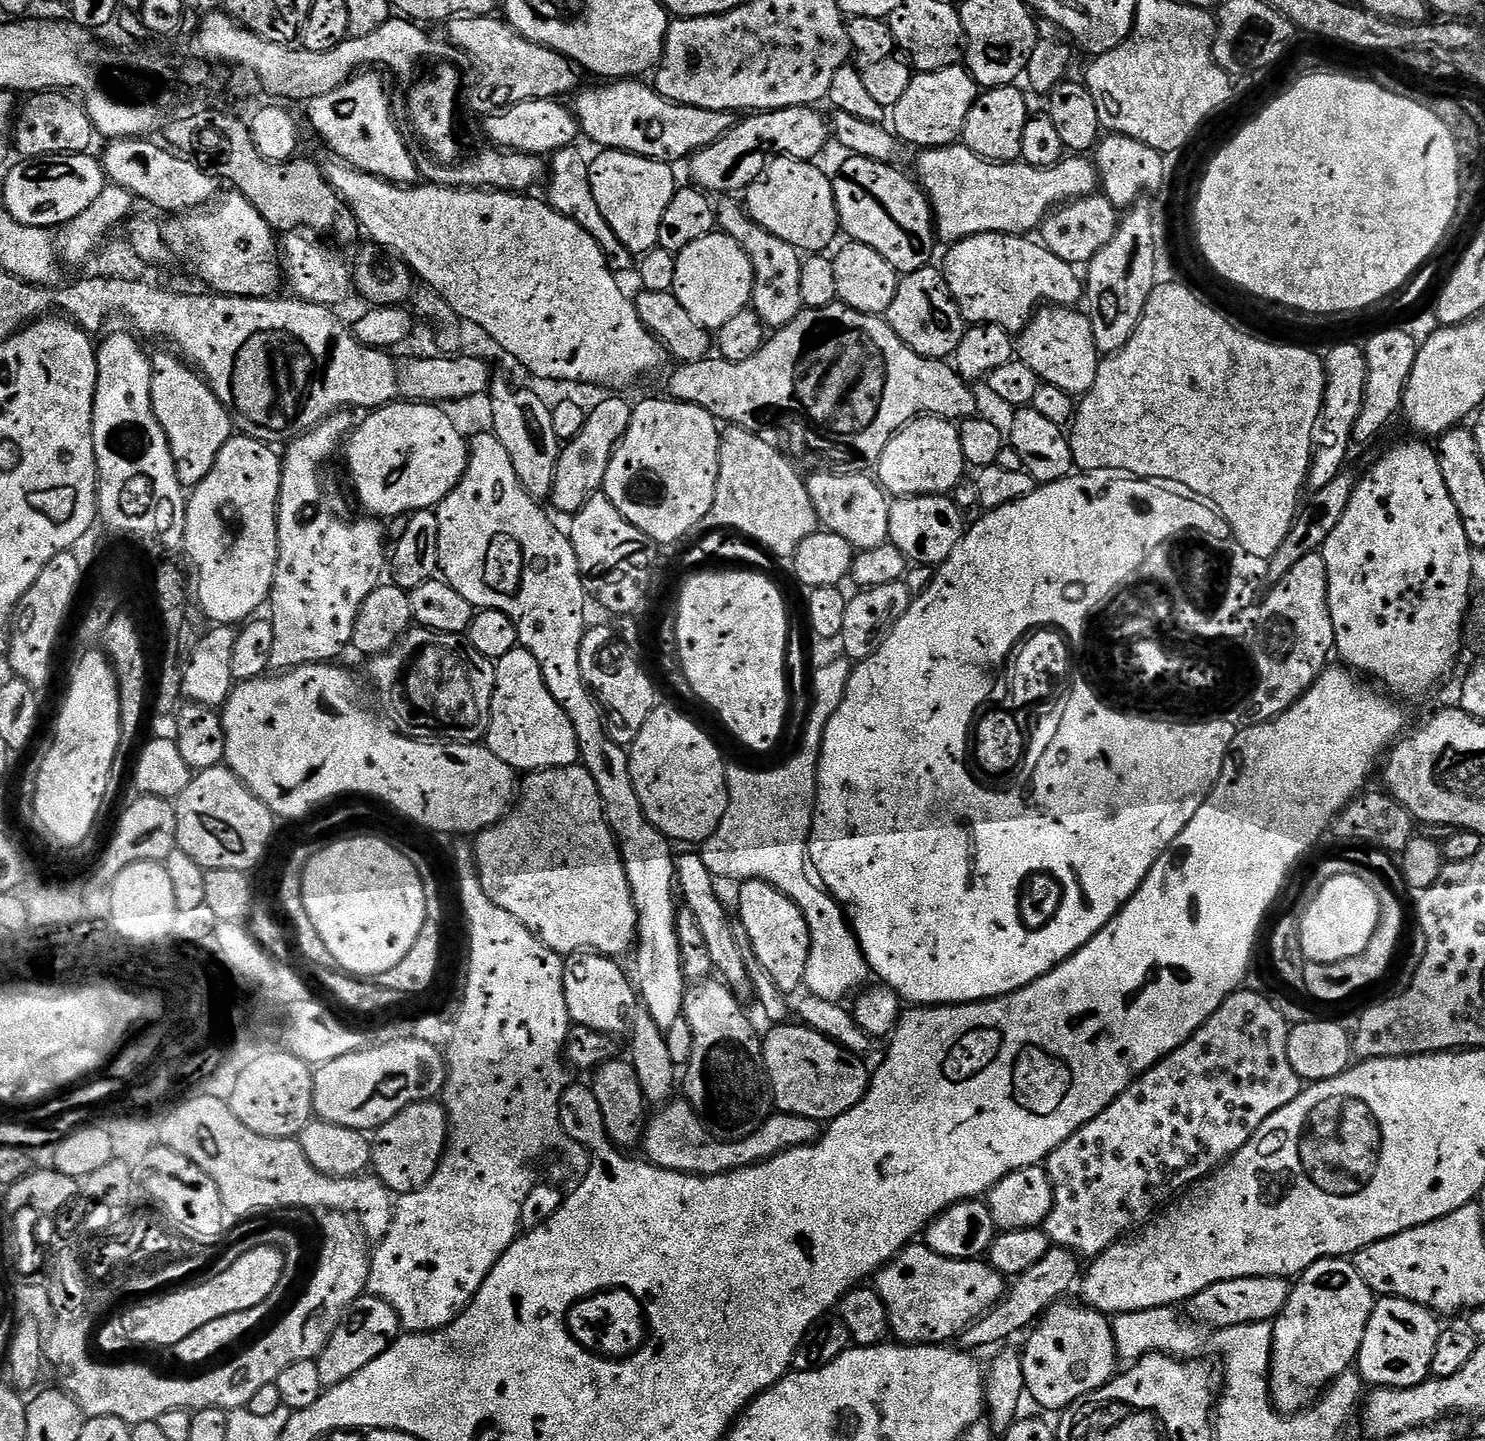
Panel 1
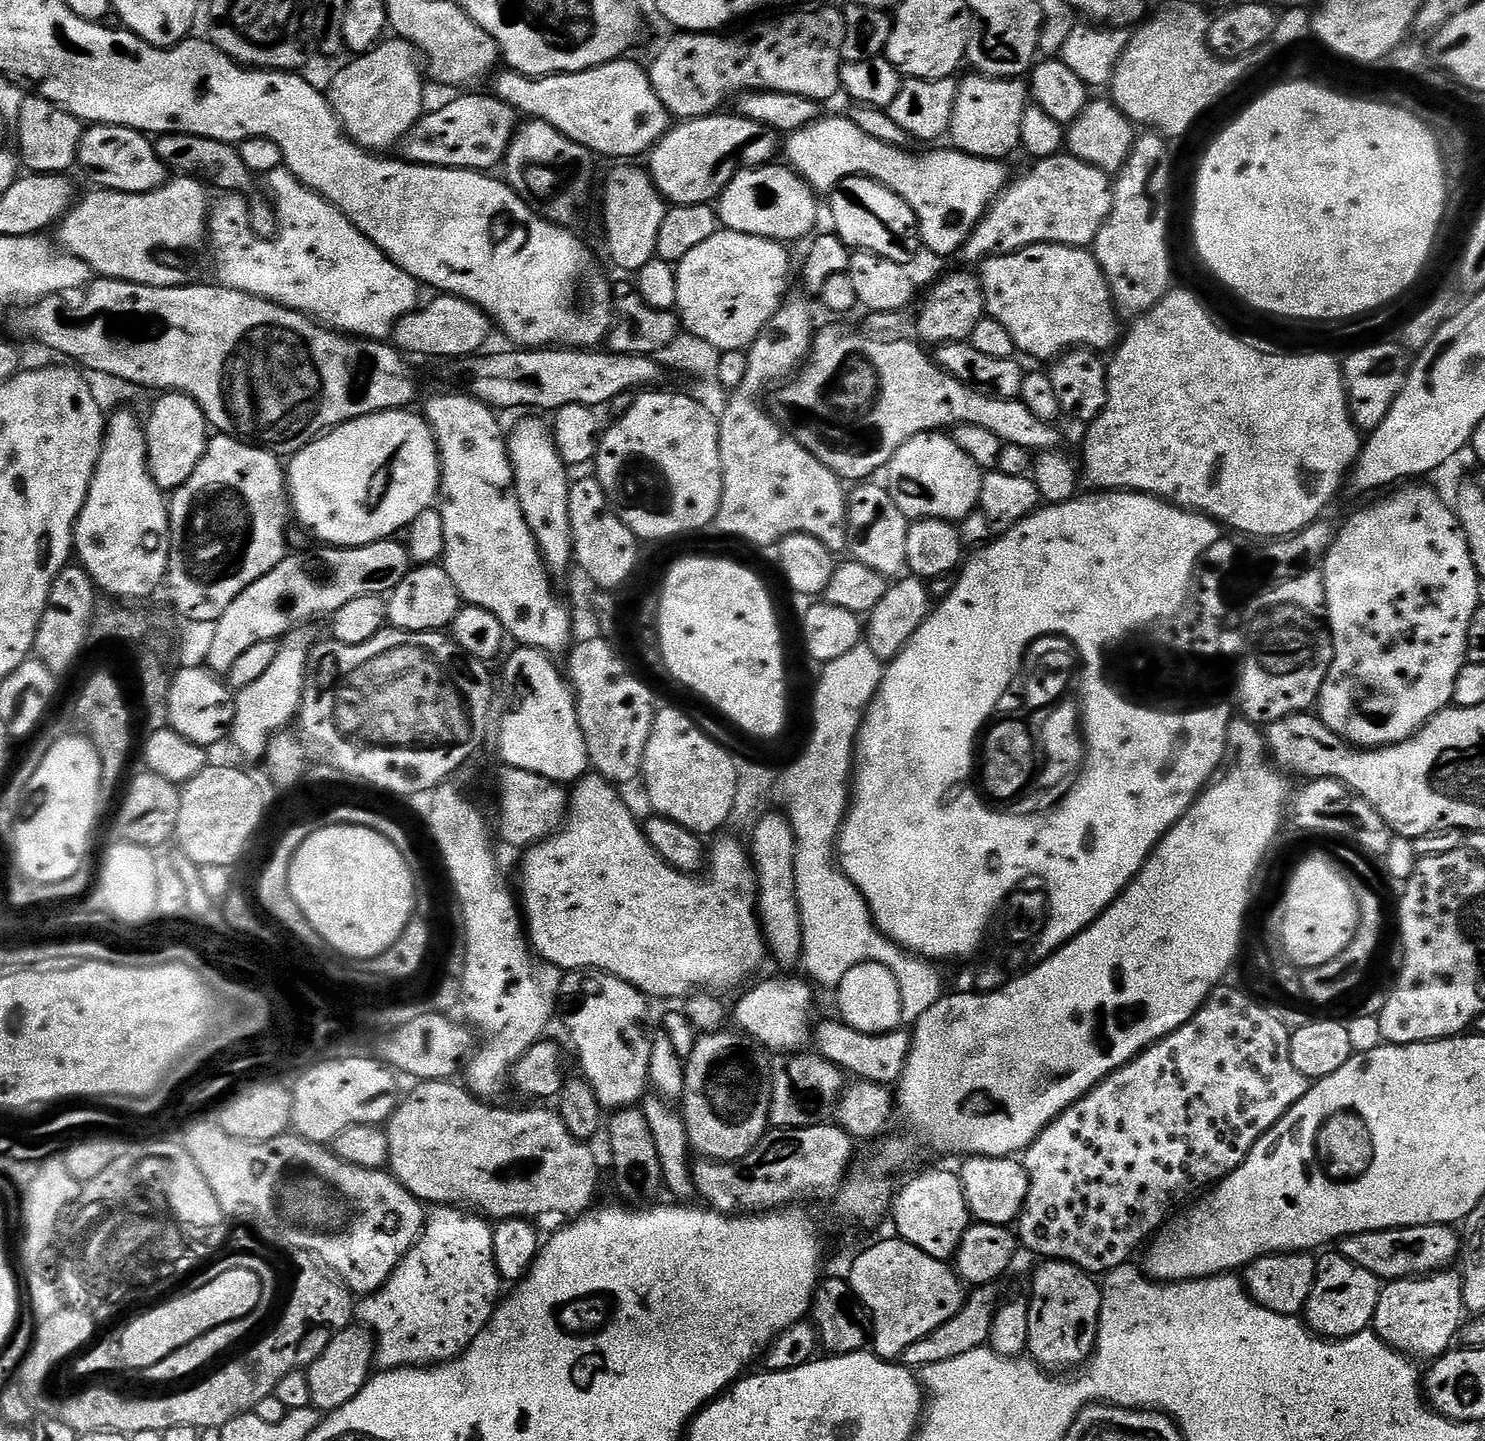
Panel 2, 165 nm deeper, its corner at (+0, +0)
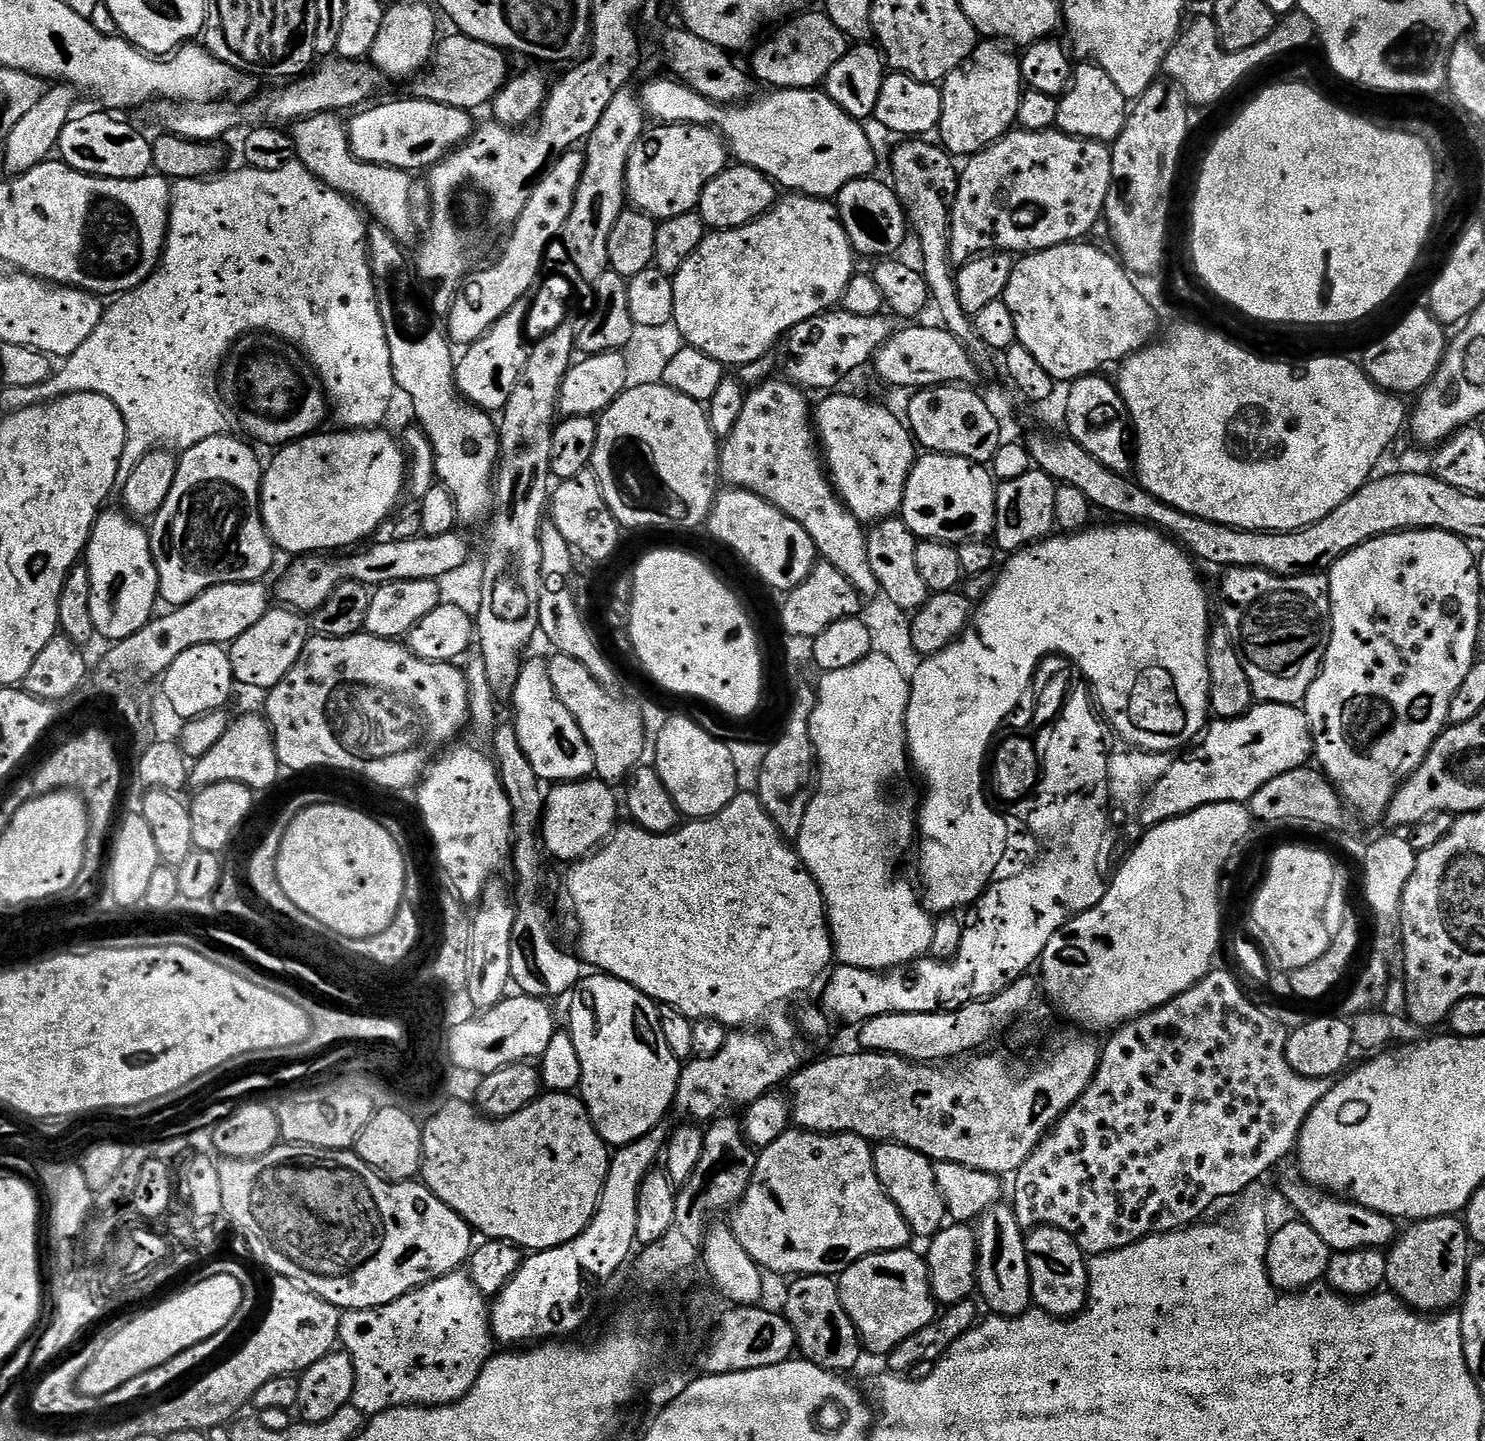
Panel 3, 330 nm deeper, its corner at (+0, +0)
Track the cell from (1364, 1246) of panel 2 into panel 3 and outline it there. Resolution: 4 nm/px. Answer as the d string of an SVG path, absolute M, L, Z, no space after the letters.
M1303 1179L1288 1180L1284 1184L1284 1196L1288 1199L1288 1204L1293 1208L1295 1215L1304 1223L1309 1224L1318 1235L1321 1236L1322 1242L1332 1249L1333 1253L1337 1252L1361 1252L1363 1248L1387 1249L1389 1245L1397 1239L1398 1224L1395 1219L1383 1216L1378 1210L1370 1210L1366 1206L1352 1204L1349 1200L1341 1200L1339 1196L1330 1196L1319 1190L1313 1190L1305 1184Z

